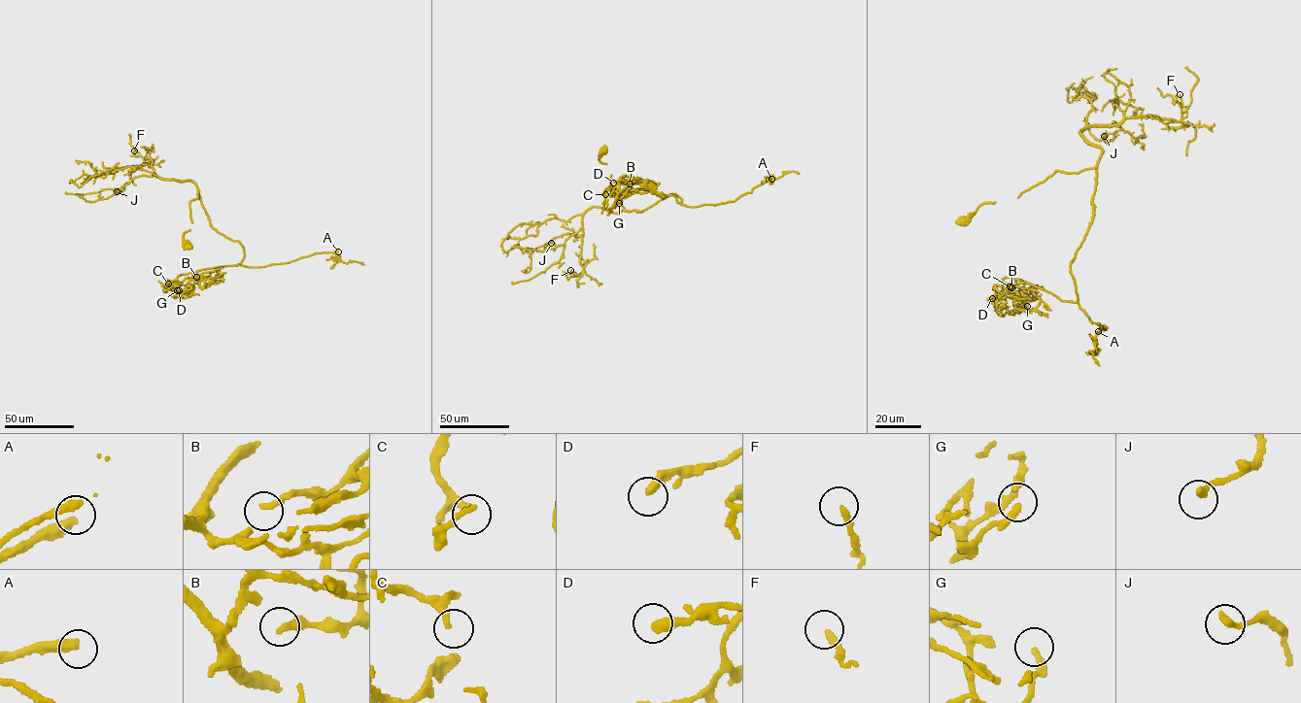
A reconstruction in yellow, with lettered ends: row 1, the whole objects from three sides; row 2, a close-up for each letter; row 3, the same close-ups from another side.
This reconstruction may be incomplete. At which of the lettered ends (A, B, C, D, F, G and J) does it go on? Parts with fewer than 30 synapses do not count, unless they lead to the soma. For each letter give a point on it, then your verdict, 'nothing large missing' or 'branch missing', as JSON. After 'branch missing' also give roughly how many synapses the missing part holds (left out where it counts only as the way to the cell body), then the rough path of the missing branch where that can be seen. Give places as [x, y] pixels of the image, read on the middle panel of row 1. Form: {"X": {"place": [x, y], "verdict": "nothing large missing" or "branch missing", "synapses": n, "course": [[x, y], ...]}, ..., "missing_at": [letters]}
{"A": {"place": [771, 179], "verdict": "branch missing", "synapses": 850, "course": [[771, 179], [805, 170], [804, 163], [784, 160], [767, 168], [790, 167], [802, 171]]}, "B": {"place": [630, 184], "verdict": "nothing large missing"}, "C": {"place": [605, 194], "verdict": "branch missing", "synapses": 60, "course": [[605, 194], [604, 212]]}, "D": {"place": [613, 183], "verdict": "nothing large missing"}, "F": {"place": [570, 270], "verdict": "nothing large missing"}, "G": {"place": [619, 203], "verdict": "nothing large missing"}, "J": {"place": [551, 243], "verdict": "nothing large missing"}, "missing_at": ["A", "C"]}

